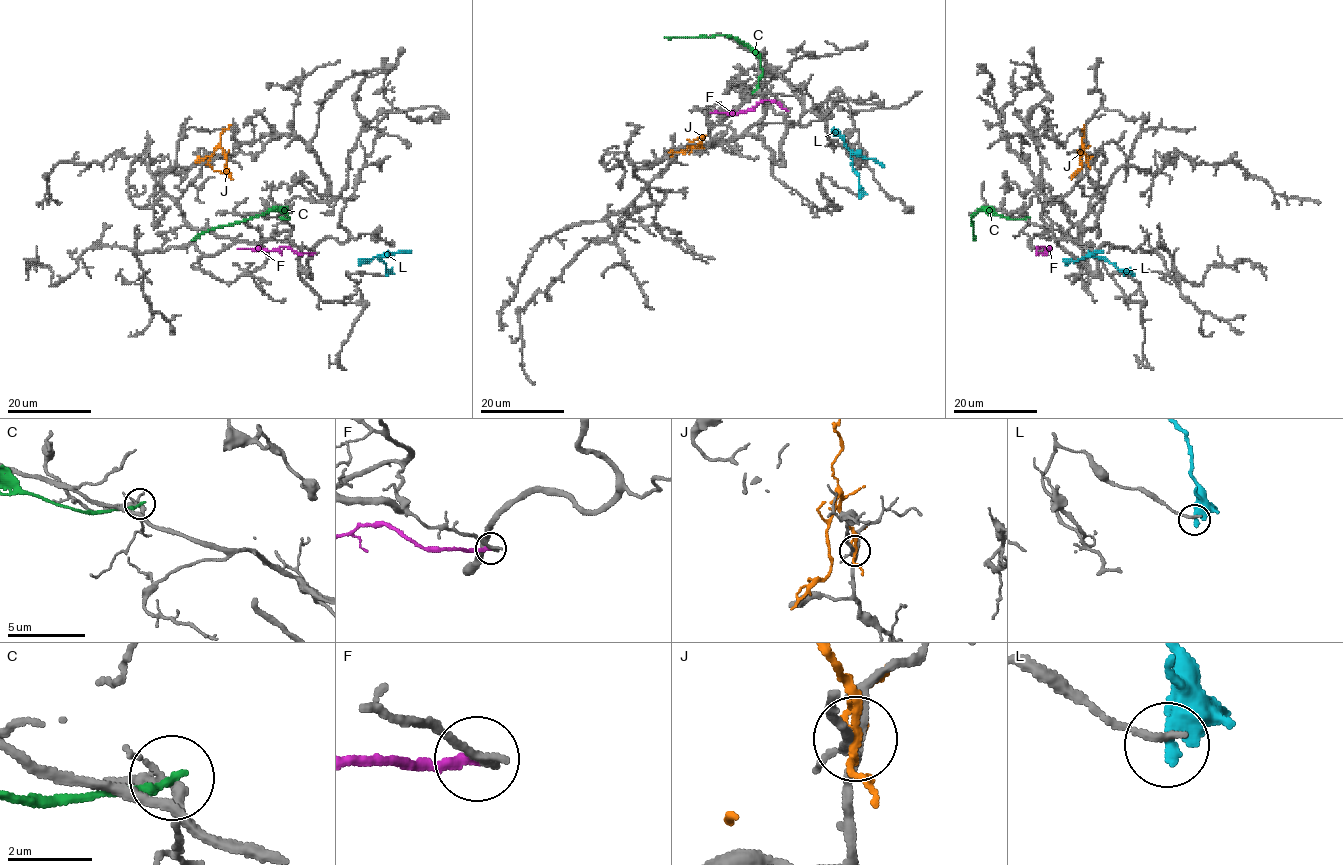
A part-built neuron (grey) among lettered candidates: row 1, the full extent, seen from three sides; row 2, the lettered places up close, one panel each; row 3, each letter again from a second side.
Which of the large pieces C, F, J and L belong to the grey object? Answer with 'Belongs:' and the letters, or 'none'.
Belongs: none

